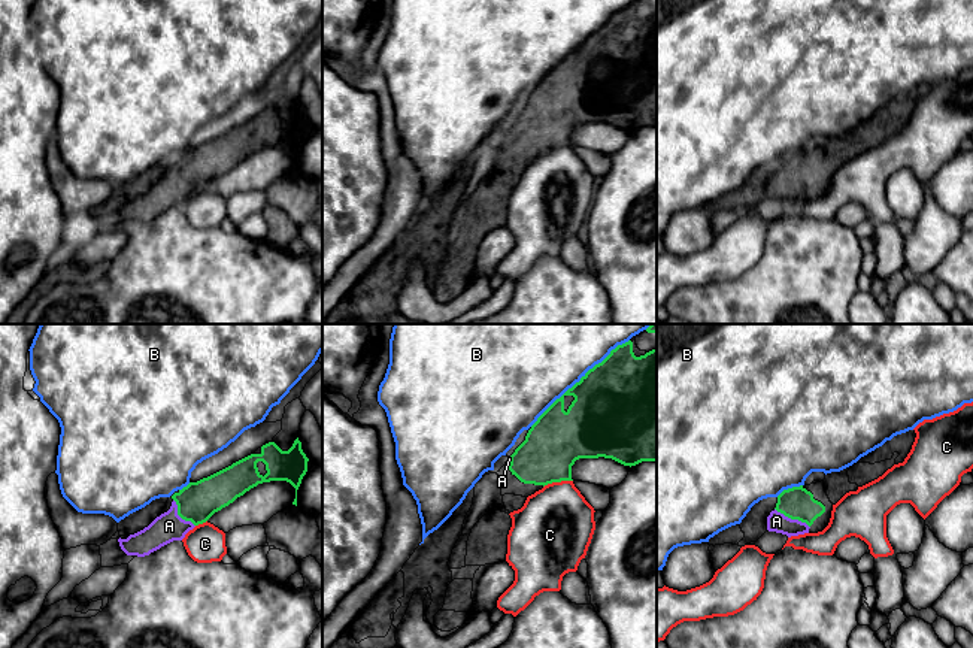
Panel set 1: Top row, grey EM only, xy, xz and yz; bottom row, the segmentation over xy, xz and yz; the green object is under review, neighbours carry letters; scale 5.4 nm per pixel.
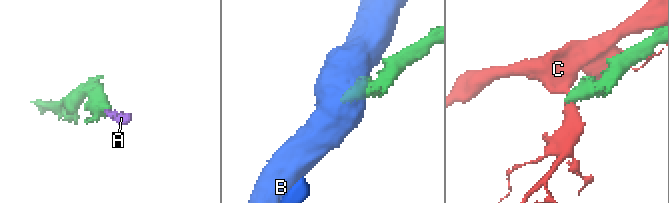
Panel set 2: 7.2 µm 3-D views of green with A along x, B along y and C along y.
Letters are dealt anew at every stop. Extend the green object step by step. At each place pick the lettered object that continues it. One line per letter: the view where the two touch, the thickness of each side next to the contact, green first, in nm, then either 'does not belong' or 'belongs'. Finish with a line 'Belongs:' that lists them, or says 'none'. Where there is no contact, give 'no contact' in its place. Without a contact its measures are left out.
A: contact in yz; calibres 180 and 110 nm; belongs
B: contact in xz; calibres 500 and 380 nm; does not belong
C: contact in xz; calibres 300 and 420 nm; does not belong
Belongs: A

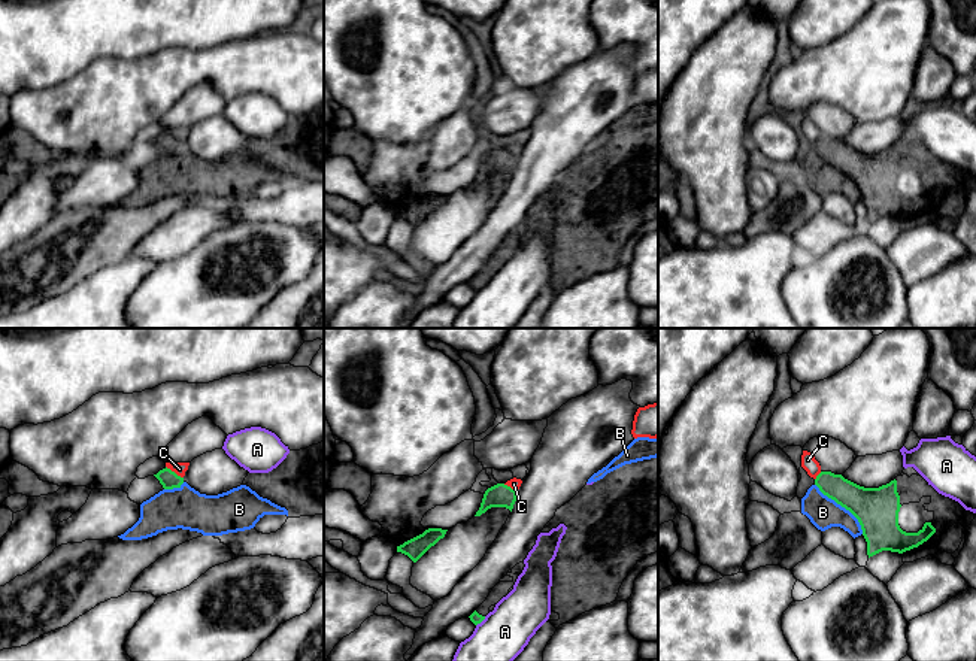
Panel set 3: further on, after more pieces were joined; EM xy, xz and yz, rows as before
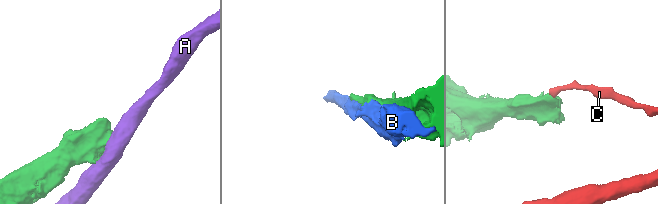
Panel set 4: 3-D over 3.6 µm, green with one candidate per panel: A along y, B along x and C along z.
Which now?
A: contact in xz; calibres 60 and 300 nm; does not belong
B: contact in yz; calibres 240 and 160 nm; does not belong
C: contact in xy; calibres 100 and 70 nm; does not belong
Belongs: none

